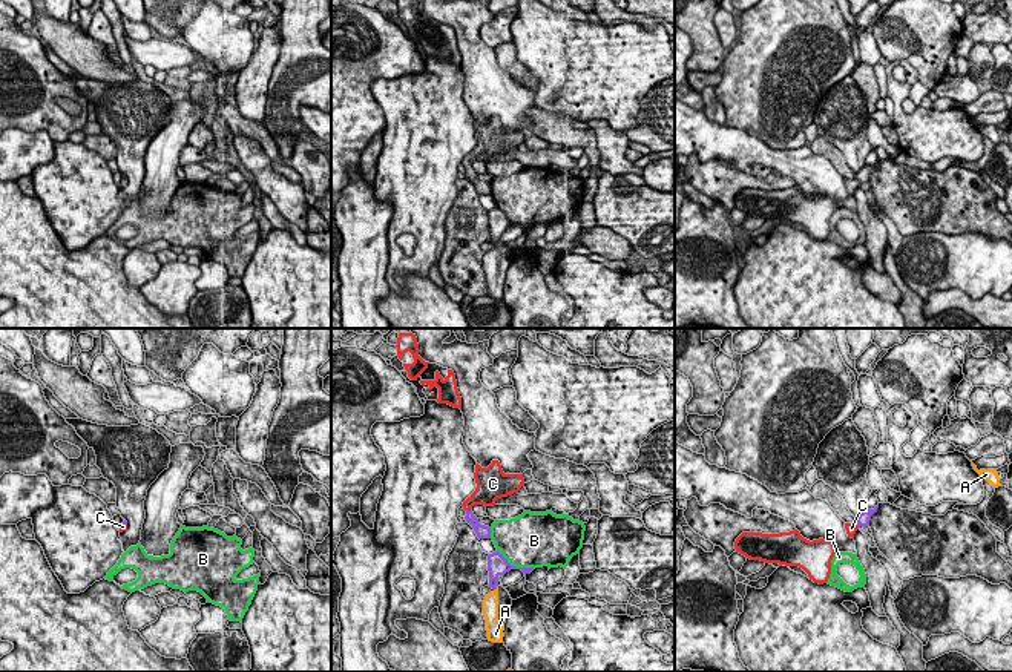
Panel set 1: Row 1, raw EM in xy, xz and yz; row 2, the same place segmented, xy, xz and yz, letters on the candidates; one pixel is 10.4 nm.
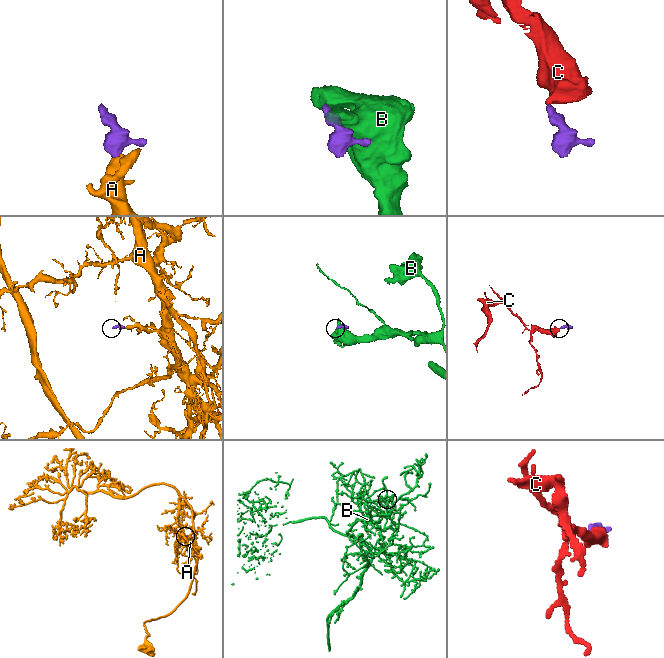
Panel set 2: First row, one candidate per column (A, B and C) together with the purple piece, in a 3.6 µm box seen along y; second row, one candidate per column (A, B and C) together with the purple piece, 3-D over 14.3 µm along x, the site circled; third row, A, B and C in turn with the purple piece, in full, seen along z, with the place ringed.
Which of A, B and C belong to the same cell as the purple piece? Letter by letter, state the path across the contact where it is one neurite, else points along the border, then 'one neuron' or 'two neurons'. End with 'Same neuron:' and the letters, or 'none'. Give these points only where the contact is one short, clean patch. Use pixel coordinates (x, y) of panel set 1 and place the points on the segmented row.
A: across xz (497, 565), (494, 571), (496, 588), (491, 600) | one neuron
B: two neurons
C: across xz (480, 530), (468, 511), (485, 494) | one neuron
Same neuron: A, C

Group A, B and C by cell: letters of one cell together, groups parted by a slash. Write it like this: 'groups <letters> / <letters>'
groups A C / B

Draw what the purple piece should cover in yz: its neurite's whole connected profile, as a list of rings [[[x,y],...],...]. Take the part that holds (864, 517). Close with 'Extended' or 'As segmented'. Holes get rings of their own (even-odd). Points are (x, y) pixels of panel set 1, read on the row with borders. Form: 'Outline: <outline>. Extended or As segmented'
Outline: [[[879,505],[874,509],[865,509],[863,512],[860,512],[856,523],[845,523],[848,537],[854,539],[854,534],[860,526],[868,526],[871,516],[877,512],[877,508]]]. Extended

